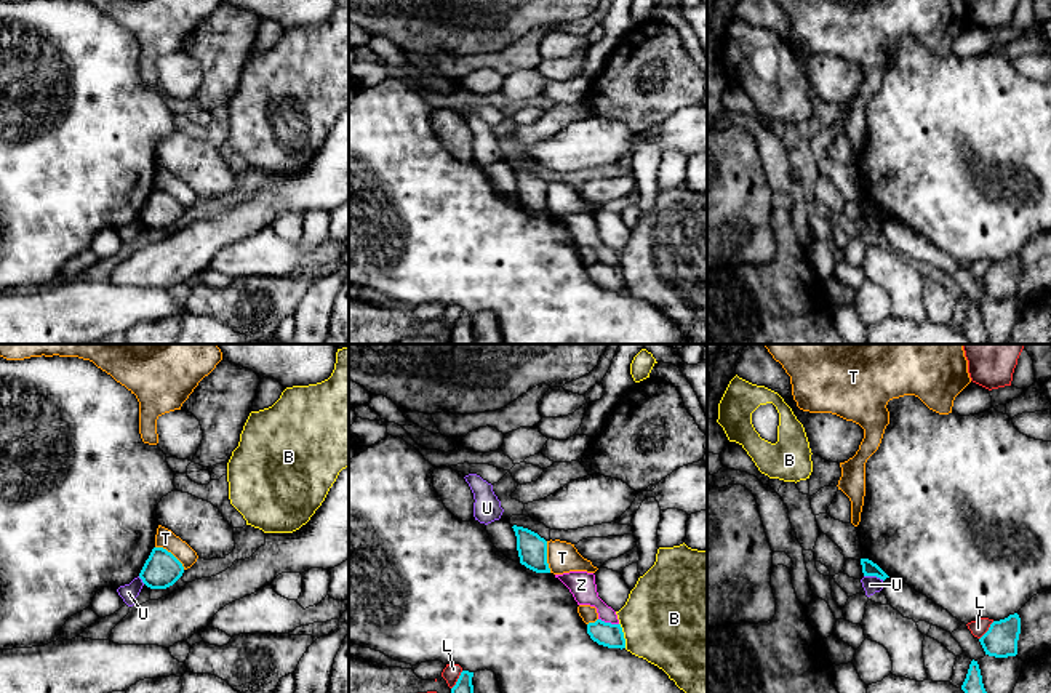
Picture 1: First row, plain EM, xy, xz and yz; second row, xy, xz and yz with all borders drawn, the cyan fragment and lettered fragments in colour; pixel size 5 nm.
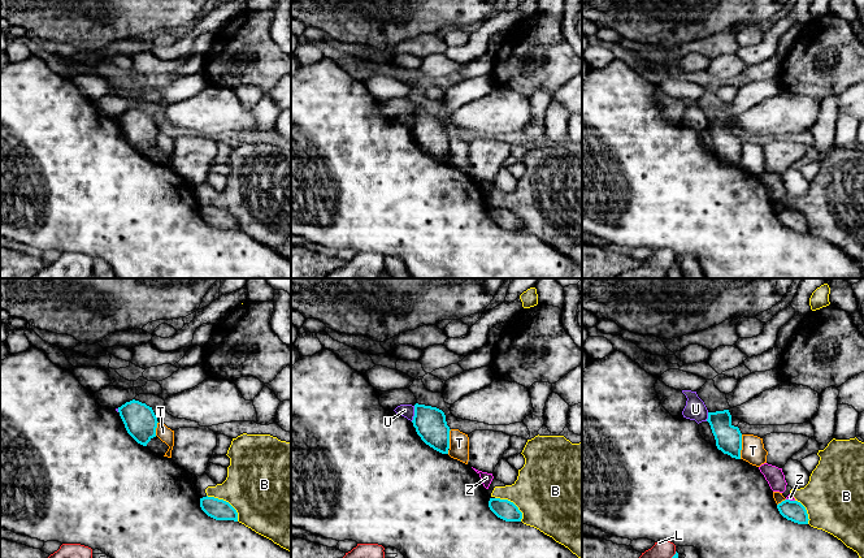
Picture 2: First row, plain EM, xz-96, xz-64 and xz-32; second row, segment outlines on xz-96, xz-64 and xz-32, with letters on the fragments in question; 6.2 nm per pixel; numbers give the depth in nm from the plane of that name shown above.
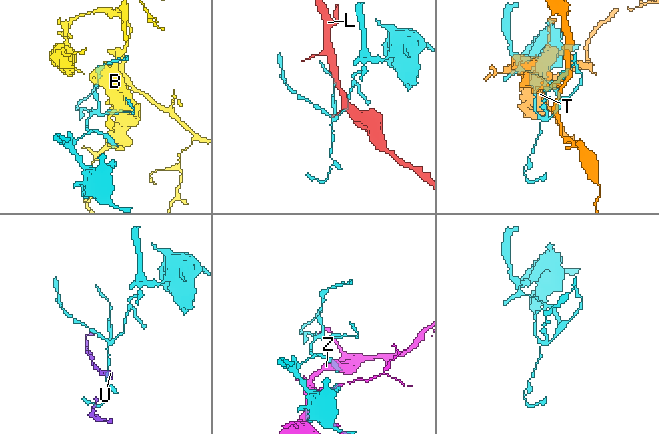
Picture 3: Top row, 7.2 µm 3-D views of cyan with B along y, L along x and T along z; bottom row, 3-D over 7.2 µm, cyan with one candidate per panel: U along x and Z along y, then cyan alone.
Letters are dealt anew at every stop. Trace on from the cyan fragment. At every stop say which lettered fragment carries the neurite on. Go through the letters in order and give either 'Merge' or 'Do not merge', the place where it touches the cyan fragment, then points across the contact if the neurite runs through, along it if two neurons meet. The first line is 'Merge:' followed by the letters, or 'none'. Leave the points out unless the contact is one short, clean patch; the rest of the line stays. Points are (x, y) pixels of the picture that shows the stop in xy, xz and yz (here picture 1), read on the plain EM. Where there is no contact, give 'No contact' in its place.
Merge: none
B: Do not merge. Touches cyan at xz (623, 277)
L: Do not merge. Touches cyan at yz (987, 272)
T: Do not merge. Touches cyan at xy (171, 196)
U: Do not merge. Touches cyan at yz (874, 216). Boundary: yz (864, 216), (883, 221)
Z: Do not merge. Touches cyan at xz (608, 264)

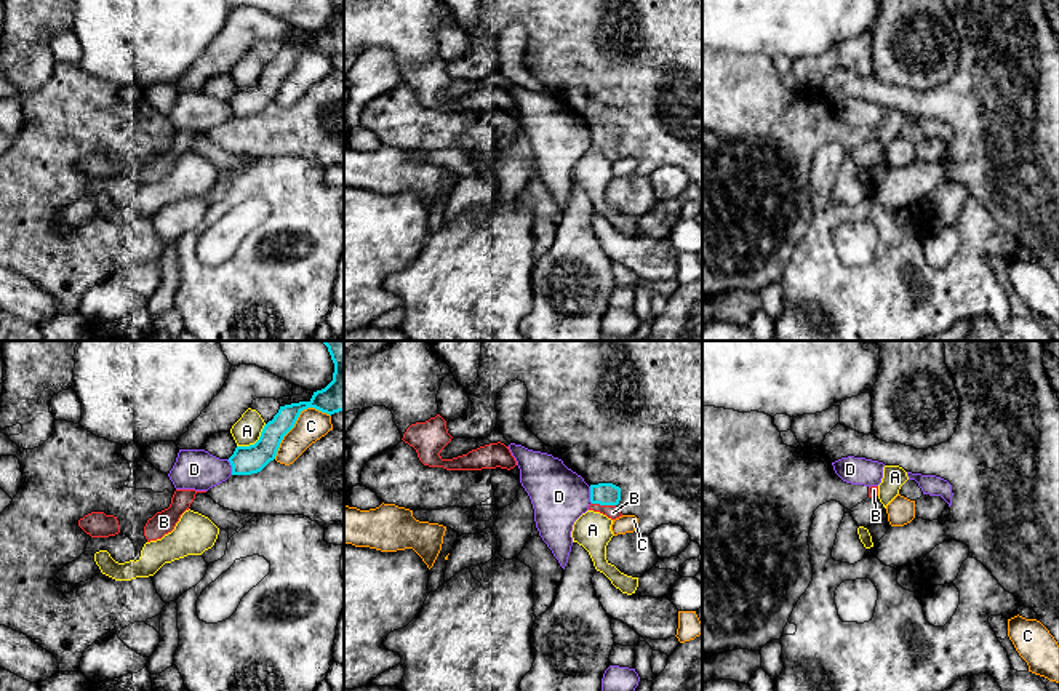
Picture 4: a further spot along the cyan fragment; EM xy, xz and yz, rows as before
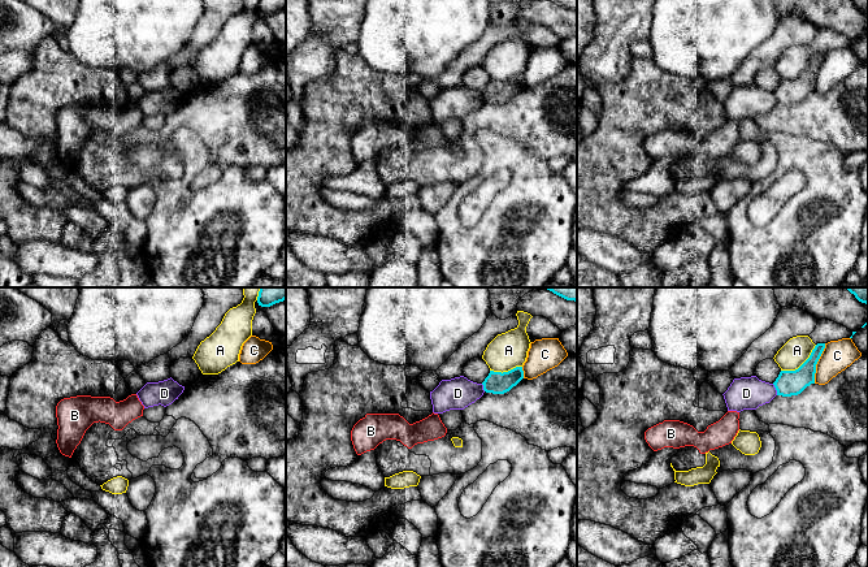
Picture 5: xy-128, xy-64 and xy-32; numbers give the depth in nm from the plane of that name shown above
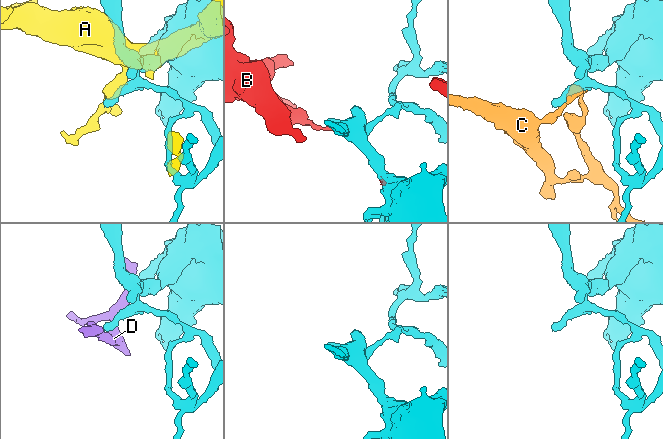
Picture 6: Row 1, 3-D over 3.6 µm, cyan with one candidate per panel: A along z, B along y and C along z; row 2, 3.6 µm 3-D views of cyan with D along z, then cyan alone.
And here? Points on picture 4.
Merge: none
A: Do not merge. Touches cyan at xy (256, 83)
B: Do not merge. Touches cyan at xz (603, 146)
C: Do not merge. Touches cyan at xy (296, 61). Boundary: xy (330, 56), (306, 50), (283, 79), (274, 99)
D: Do not merge. Touches cyan at xz (591, 136). Boundary: xz (589, 128), (589, 141), (592, 144)

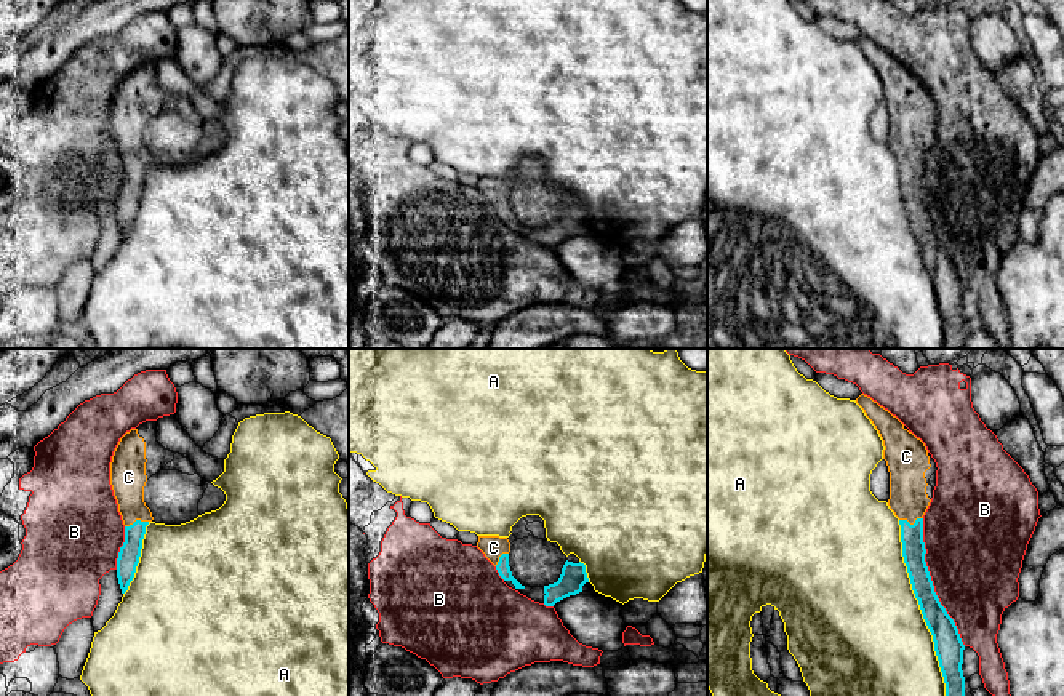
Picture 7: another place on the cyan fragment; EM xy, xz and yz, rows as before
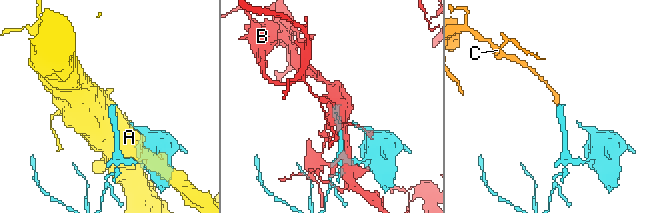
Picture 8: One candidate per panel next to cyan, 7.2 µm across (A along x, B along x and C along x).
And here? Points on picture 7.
Merge: C
A: Do not merge. Touches cyan at yz (922, 255)
B: Do not merge. Touches cyan at yz (932, 224)
C: Merge. Touches cyan at yz (909, 165). Path across: yz (914, 192), (909, 165), (909, 143)

